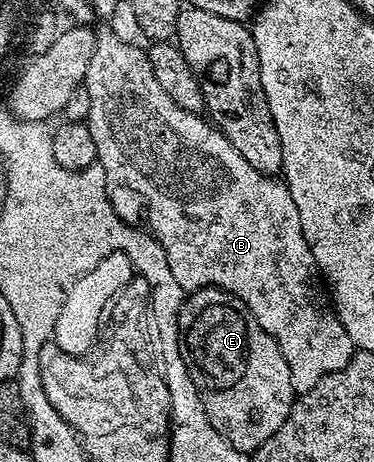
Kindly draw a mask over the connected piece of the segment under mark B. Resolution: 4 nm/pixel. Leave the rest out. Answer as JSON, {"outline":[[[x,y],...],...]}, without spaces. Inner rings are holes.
{"outline":[[[99,34],[94,41],[94,52],[88,61],[84,80],[84,89],[88,93],[88,105],[90,106],[84,122],[89,127],[92,141],[98,150],[96,163],[97,166],[104,169],[106,194],[110,196],[111,205],[119,215],[131,217],[130,215],[141,213],[143,203],[146,206],[146,219],[150,222],[149,234],[153,235],[158,240],[158,244],[165,249],[168,265],[172,268],[172,274],[176,277],[177,283],[182,286],[183,292],[199,291],[201,287],[219,287],[222,291],[232,293],[240,301],[244,301],[252,317],[260,321],[260,329],[264,329],[264,333],[271,335],[276,345],[280,345],[280,353],[284,353],[284,361],[288,361],[295,392],[301,393],[312,389],[312,385],[316,385],[316,381],[320,381],[328,373],[336,373],[336,369],[344,369],[344,365],[348,365],[348,361],[356,354],[356,348],[352,337],[348,337],[344,325],[338,319],[338,312],[332,306],[332,299],[327,288],[323,284],[322,287],[318,284],[318,279],[320,280],[318,262],[312,257],[312,249],[308,249],[308,241],[304,241],[300,212],[296,209],[296,201],[292,201],[292,193],[286,188],[281,178],[260,173],[260,169],[252,169],[252,165],[248,165],[248,161],[244,161],[240,153],[236,153],[234,146],[222,136],[221,131],[207,122],[201,114],[186,112],[178,108],[173,103],[172,97],[164,93],[160,81],[156,81],[156,73],[152,73],[149,54],[143,48],[141,51],[140,48],[138,43],[125,43],[114,34]],[[197,179],[198,187],[190,187],[190,183],[196,182]]]}

